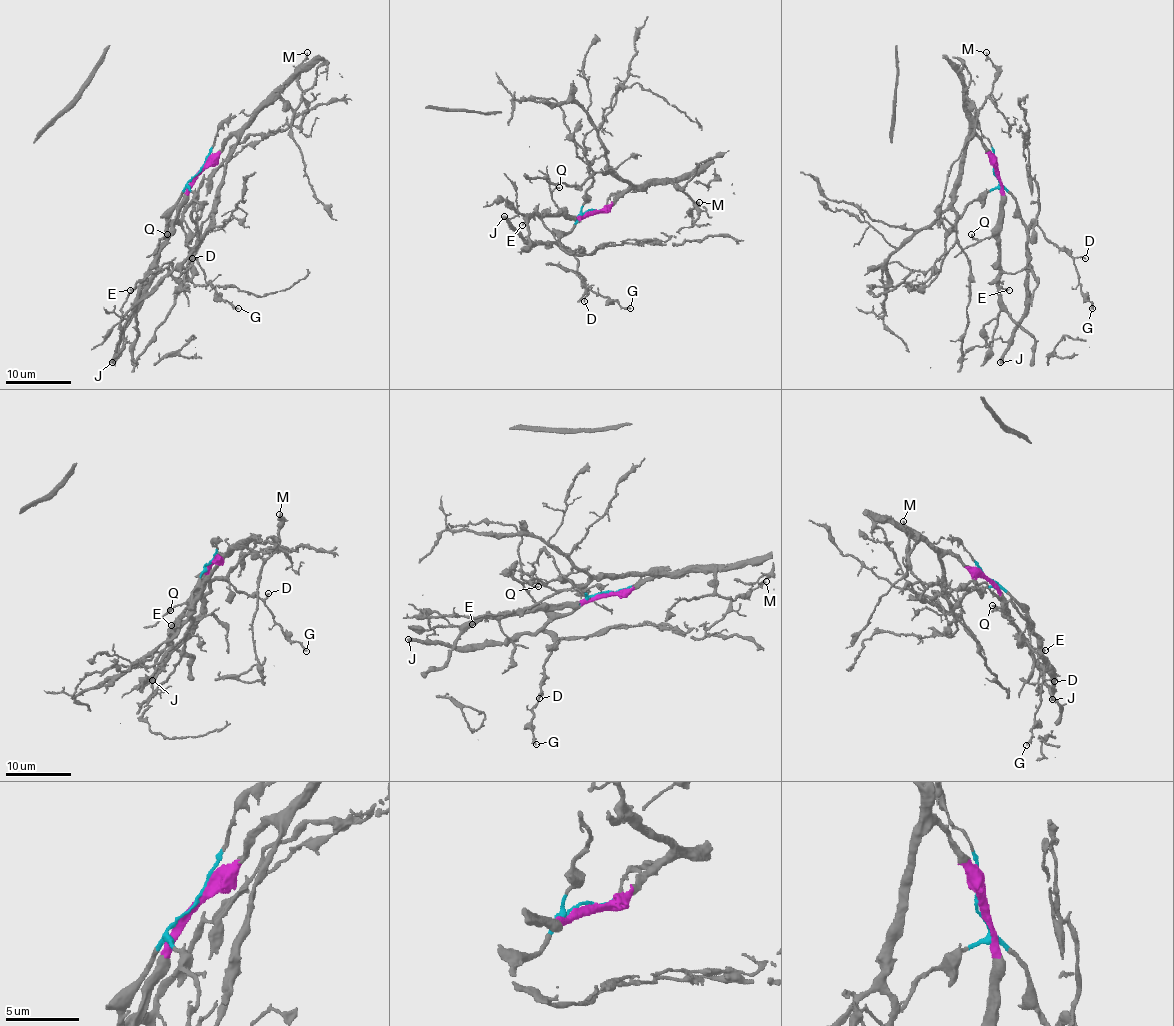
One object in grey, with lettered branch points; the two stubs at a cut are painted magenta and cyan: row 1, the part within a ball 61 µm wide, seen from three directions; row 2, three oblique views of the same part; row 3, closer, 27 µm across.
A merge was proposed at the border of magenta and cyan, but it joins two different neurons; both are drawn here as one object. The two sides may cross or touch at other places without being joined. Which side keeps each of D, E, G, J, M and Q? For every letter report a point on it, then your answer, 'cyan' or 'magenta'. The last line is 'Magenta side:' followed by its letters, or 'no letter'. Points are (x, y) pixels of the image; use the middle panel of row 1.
D: (584, 301) | cyan
E: (522, 225) | magenta
G: (630, 308) | cyan
J: (504, 216) | cyan
M: (699, 202) | magenta
Q: (559, 187) | magenta
Magenta side: E, M, Q

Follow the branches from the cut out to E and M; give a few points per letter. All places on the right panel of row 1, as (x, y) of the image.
E: (994, 171), (1000, 183), (1000, 278), (1002, 286), (1008, 289)
M: (994, 171), (994, 158), (976, 135), (967, 109), (967, 98), (977, 109), (992, 91), (997, 67), (985, 52)

